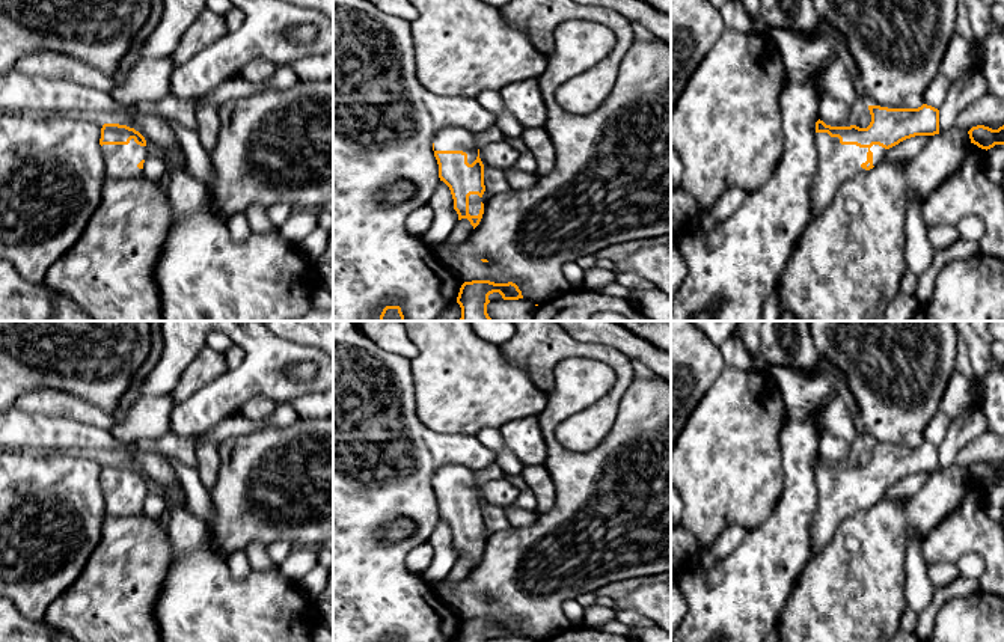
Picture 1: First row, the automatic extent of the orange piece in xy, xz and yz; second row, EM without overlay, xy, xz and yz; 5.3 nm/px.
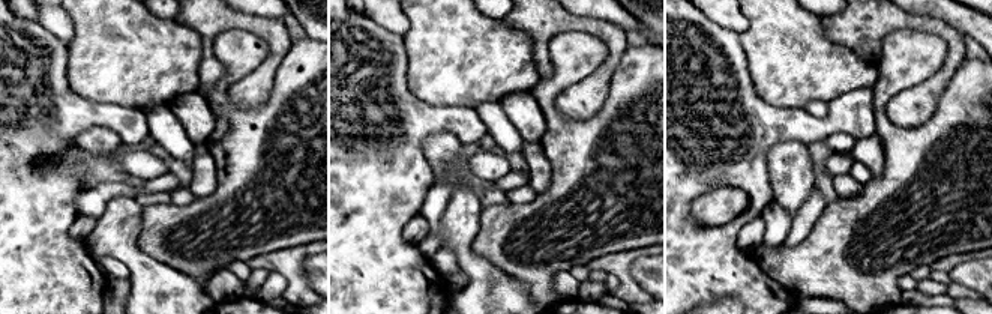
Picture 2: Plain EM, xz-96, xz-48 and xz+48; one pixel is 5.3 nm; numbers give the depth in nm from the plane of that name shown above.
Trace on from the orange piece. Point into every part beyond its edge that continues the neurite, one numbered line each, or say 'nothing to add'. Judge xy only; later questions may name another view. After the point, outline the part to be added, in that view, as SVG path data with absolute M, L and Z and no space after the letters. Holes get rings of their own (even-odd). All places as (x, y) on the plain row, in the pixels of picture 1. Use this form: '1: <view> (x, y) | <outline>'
1: xy (121, 499) | M130 478L128 482L103 482L106 512L115 517L130 517L143 512L137 502L146 496L146 484Z

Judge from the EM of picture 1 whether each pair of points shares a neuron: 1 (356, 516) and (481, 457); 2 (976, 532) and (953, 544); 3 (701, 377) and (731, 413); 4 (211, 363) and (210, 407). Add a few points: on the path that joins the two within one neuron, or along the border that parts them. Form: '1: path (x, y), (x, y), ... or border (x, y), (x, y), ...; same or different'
1: path (388, 486), (413, 478), (437, 454), (449, 454); same
2: path (970, 532), (959, 538); same
3: border (725, 365), (691, 416); different
4: border (228, 369), (181, 401); different

